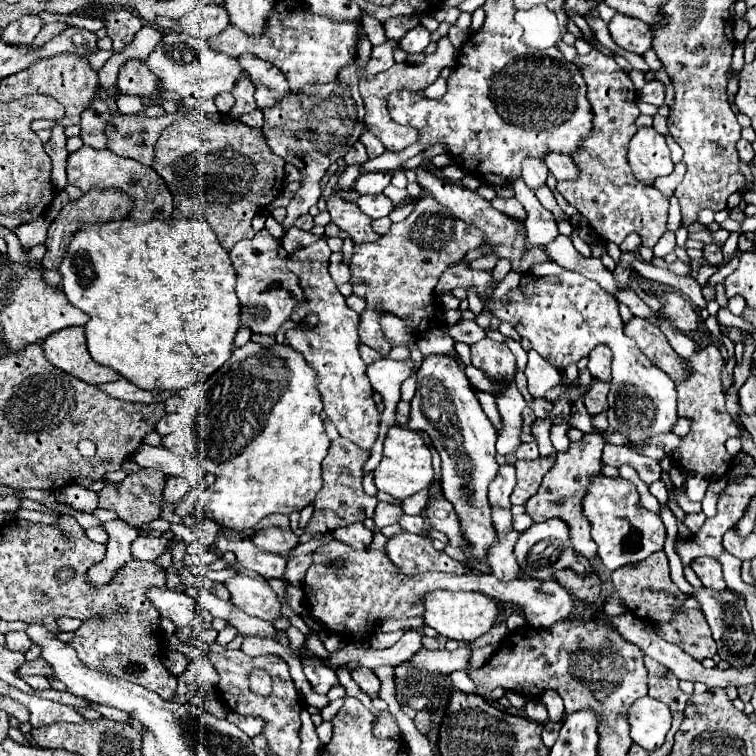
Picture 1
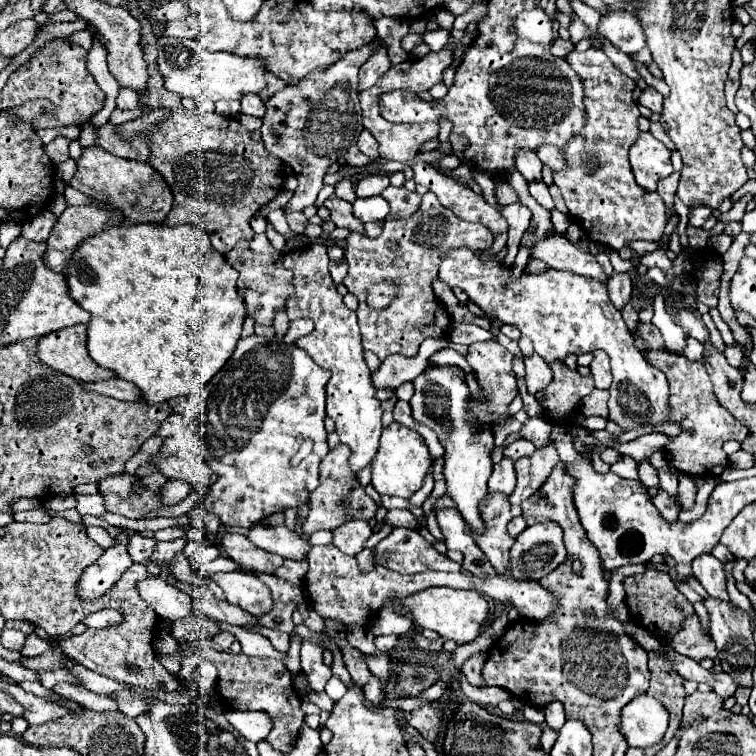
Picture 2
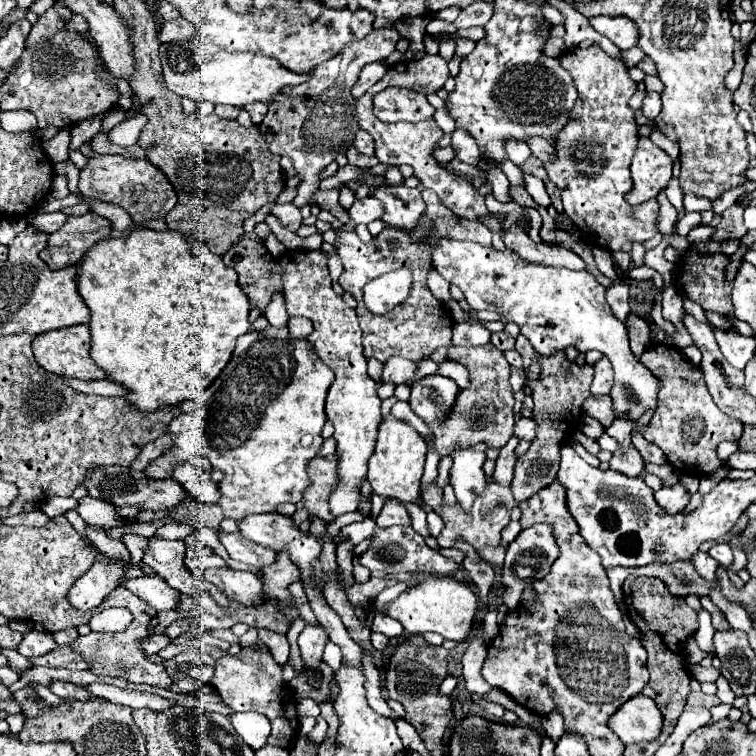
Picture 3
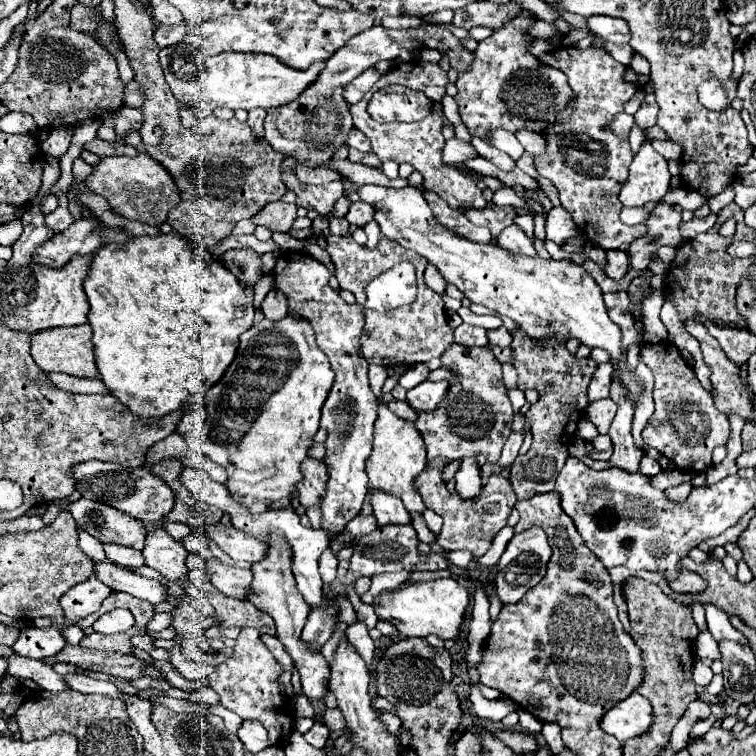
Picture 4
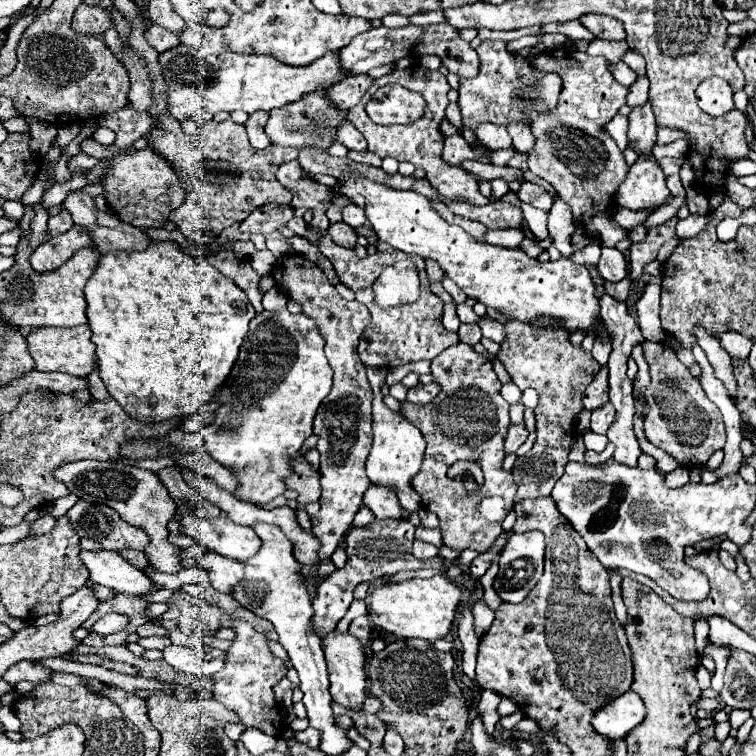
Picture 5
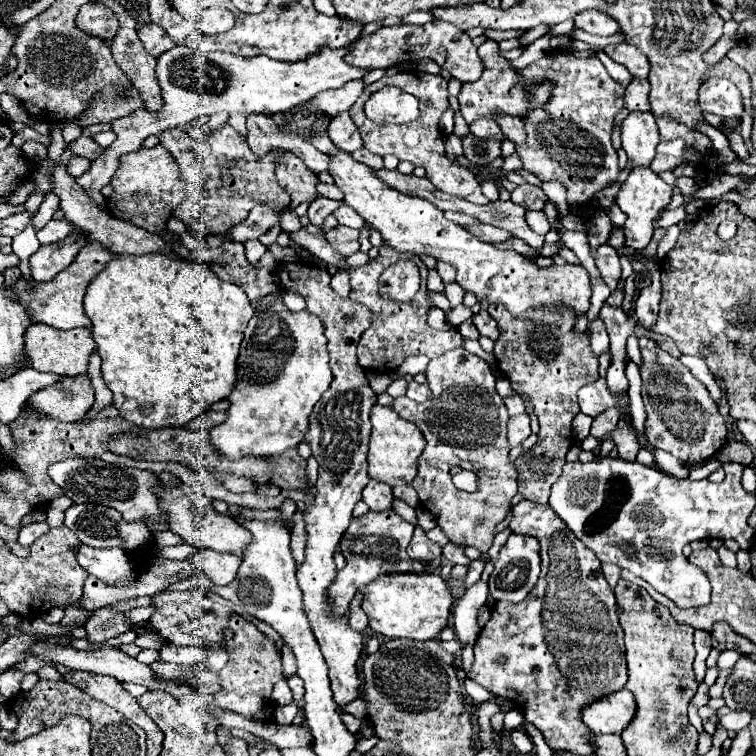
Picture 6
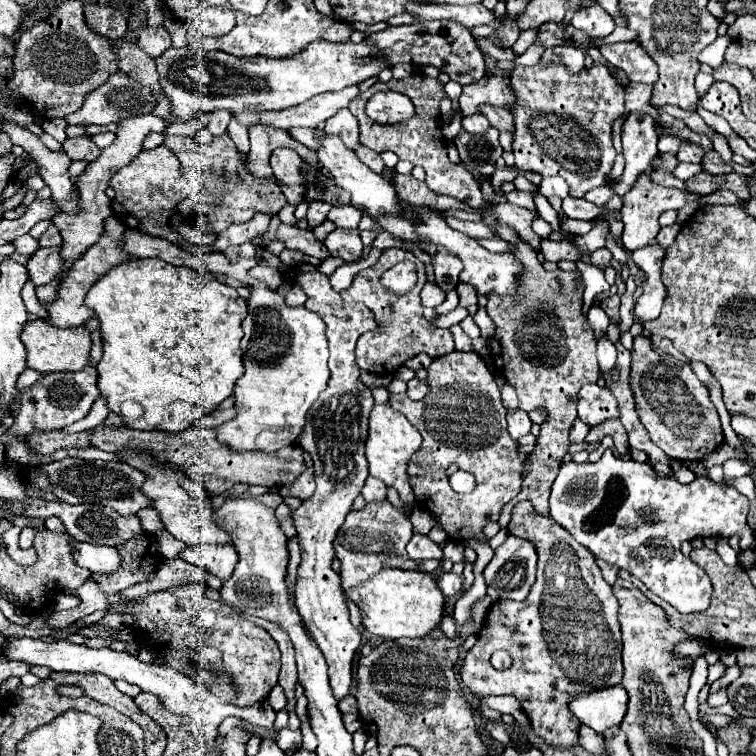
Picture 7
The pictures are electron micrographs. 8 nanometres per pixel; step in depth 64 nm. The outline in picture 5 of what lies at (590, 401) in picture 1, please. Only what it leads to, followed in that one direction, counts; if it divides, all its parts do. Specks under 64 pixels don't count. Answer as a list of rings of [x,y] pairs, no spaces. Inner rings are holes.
[[[606,402],[604,406],[596,408],[592,412],[592,422],[590,422],[590,430],[596,432],[596,434],[606,434],[608,426],[612,424],[614,420],[614,408],[612,408],[612,402]]]

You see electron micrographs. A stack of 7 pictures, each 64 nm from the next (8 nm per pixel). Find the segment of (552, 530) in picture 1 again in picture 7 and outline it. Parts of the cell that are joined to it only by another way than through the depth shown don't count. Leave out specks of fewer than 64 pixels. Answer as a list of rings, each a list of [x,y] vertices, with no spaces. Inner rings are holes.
[[[510,534],[484,570],[488,596],[492,600],[524,600],[536,580],[536,562],[536,546]]]

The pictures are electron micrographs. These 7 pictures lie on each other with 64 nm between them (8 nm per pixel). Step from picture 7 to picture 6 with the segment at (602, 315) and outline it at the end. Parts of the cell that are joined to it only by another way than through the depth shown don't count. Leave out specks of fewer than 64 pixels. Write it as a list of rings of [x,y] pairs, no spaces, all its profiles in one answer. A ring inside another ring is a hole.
[[[600,318],[592,324],[592,340],[590,340],[590,346],[592,346],[592,352],[596,356],[600,356],[602,352],[606,352],[610,348],[610,340],[608,340],[606,328],[604,328],[604,324],[602,324]]]

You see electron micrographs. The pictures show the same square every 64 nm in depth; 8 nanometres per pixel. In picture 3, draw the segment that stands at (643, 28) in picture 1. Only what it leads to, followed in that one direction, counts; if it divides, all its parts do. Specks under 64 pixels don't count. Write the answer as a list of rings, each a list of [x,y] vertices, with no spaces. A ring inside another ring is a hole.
[[[596,16],[590,18],[590,24],[602,36],[610,38],[620,50],[630,50],[638,46],[640,34],[636,24],[628,16]]]

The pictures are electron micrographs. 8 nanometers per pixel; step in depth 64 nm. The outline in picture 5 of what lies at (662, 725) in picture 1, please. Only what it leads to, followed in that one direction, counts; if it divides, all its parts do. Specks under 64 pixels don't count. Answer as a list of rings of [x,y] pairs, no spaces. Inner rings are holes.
[[[626,692],[626,696],[618,696],[612,704],[606,704],[592,718],[592,726],[612,740],[622,740],[630,730],[640,726],[646,718],[646,706],[636,692]]]

